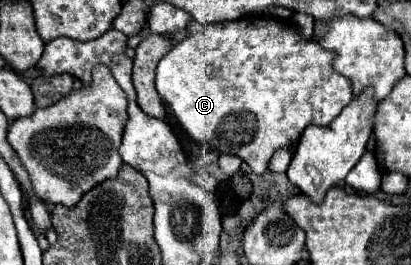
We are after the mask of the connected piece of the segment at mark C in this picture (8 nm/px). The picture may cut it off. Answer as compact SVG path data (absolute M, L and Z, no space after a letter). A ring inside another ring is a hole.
M248 16L234 22L204 26L192 20L188 30L188 38L178 42L170 54L158 62L158 94L192 138L216 146L222 154L240 156L260 176L268 172L268 162L278 148L296 144L310 124L330 124L354 98L350 80L330 68L334 54L320 48L314 40L302 40L290 22L286 24L272 16Z

